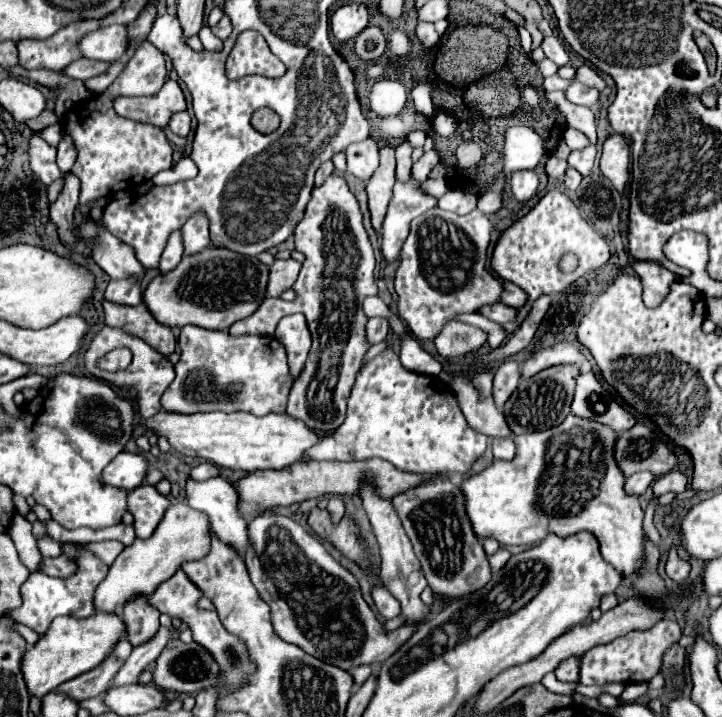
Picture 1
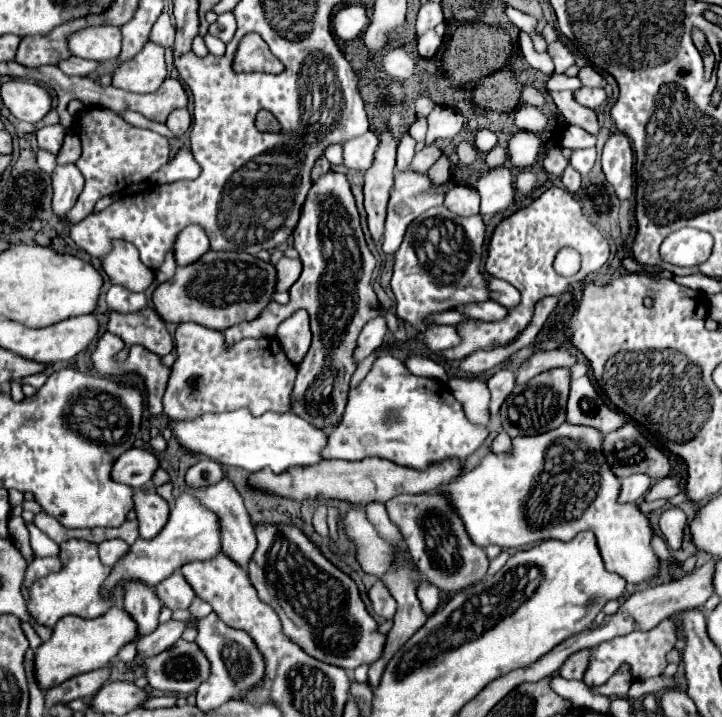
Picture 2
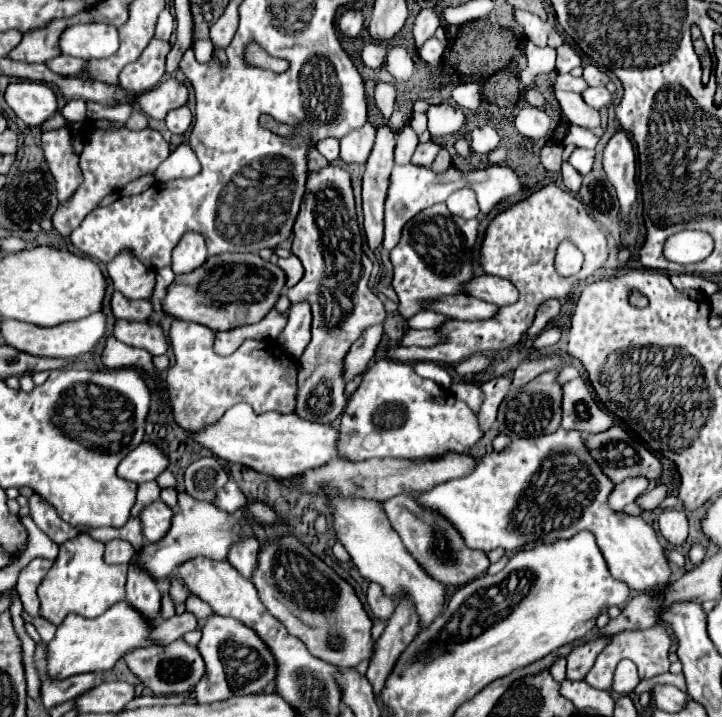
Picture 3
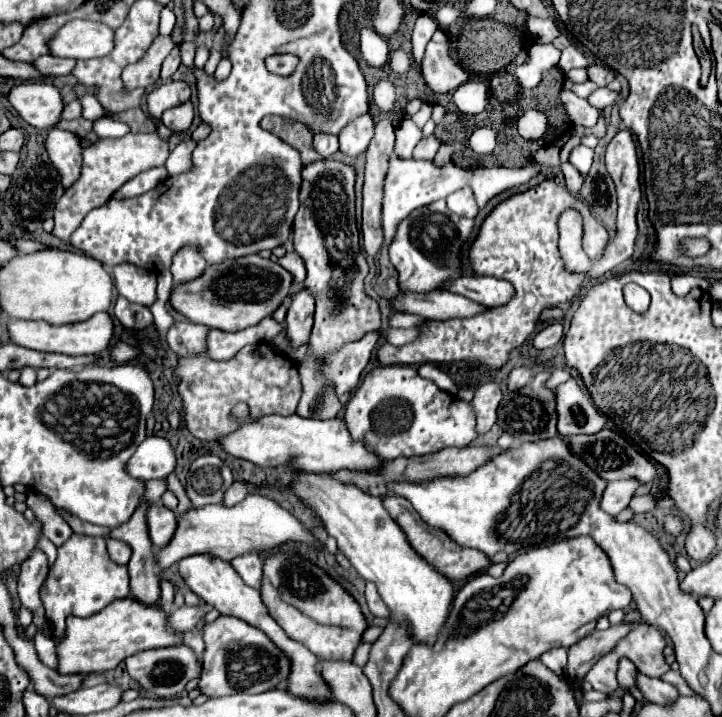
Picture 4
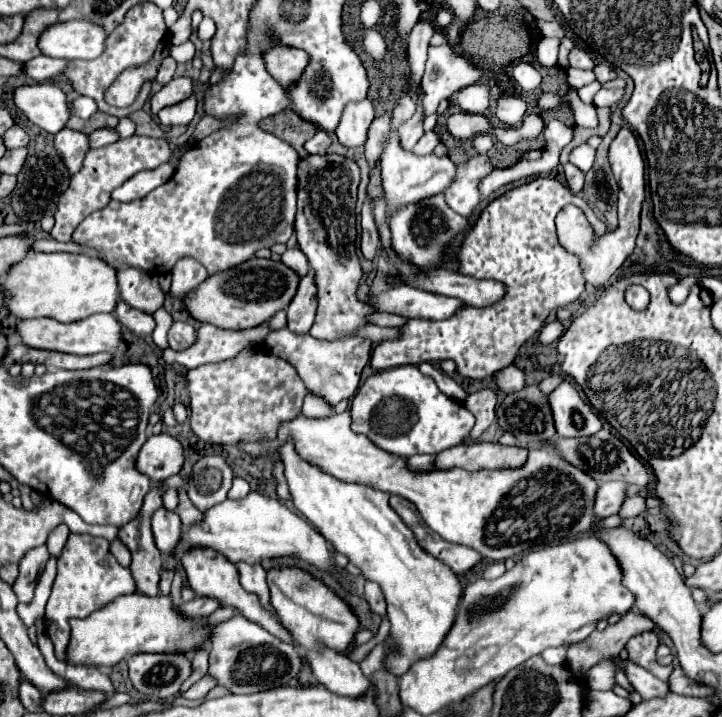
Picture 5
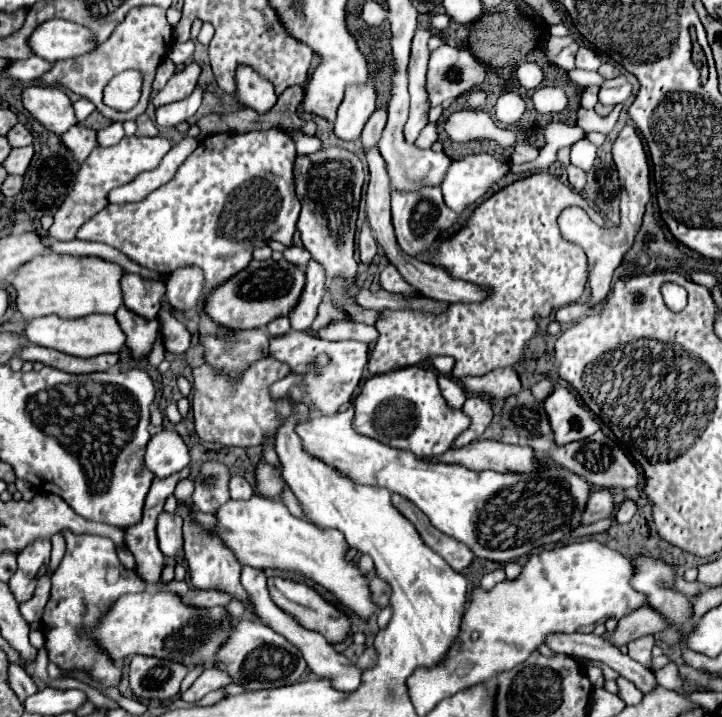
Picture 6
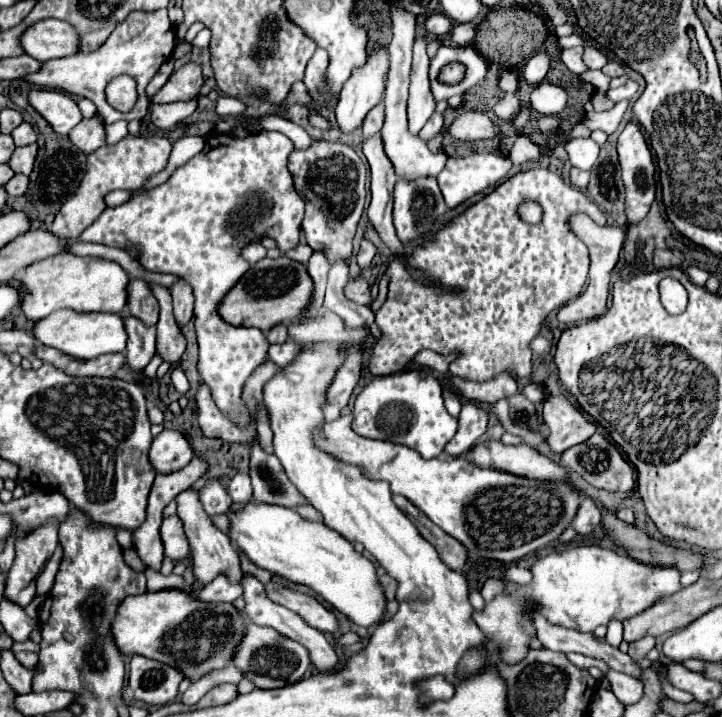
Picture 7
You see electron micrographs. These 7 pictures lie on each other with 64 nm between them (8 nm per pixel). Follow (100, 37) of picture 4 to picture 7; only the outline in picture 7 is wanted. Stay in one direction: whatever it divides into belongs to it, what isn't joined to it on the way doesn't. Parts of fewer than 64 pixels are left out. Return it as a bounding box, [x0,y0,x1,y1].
[20,18,80,62]

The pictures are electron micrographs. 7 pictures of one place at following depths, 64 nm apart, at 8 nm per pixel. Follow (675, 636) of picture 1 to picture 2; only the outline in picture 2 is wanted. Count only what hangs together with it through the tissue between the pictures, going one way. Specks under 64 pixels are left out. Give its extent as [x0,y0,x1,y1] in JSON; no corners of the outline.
[582,618,678,686]

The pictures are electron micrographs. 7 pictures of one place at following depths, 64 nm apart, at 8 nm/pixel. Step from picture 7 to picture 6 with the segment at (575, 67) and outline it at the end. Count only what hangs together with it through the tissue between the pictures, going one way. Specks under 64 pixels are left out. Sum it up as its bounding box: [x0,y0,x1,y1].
[554,42,578,70]

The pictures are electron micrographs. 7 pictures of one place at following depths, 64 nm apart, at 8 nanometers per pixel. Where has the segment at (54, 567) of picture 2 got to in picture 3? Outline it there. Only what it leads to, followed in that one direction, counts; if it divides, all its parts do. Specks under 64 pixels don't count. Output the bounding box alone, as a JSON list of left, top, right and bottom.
[16,558,52,616]

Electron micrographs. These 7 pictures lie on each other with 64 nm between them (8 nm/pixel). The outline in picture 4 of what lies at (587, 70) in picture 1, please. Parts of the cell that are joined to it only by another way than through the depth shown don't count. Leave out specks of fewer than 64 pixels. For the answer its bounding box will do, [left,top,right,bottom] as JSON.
[588,64,614,86]

